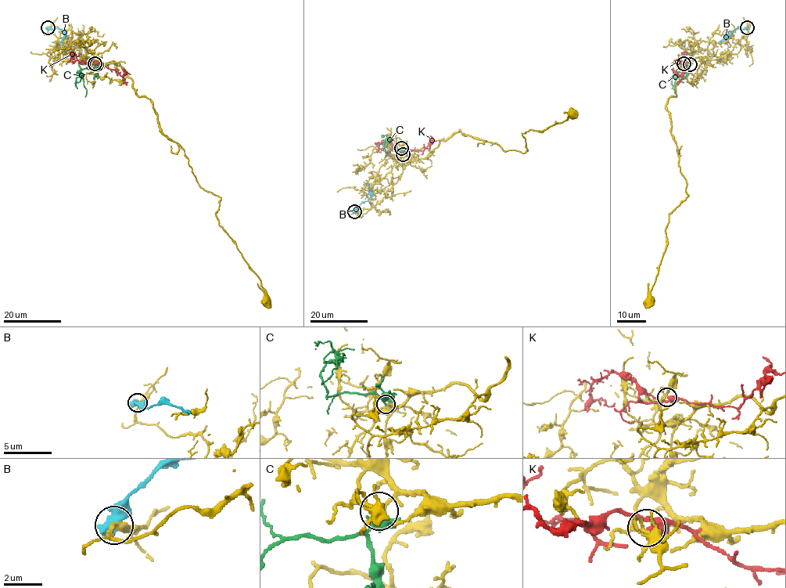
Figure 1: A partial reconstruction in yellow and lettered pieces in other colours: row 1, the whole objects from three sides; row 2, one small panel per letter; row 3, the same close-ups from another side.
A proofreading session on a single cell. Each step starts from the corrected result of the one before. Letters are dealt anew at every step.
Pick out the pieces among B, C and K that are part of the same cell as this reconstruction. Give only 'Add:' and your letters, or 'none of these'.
Add: C

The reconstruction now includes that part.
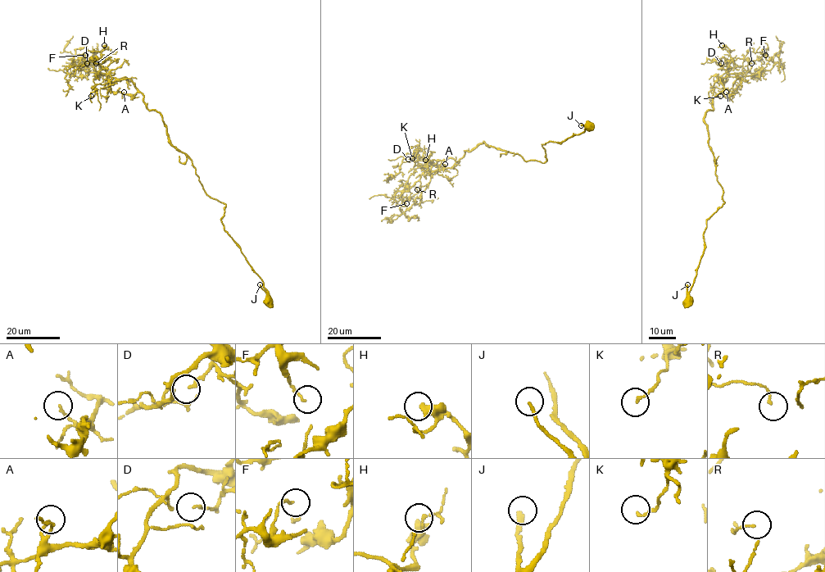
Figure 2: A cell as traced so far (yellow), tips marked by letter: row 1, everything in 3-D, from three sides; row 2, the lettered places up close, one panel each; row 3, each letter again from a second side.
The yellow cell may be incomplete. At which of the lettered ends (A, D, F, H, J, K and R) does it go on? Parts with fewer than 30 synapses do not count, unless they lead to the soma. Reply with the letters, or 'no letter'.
no letter

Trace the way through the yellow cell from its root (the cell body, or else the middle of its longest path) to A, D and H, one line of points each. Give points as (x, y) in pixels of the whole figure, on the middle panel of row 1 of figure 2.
A: (488, 146), (482, 142), (473, 149), (464, 151), (463, 156), (451, 167), (444, 167), (445, 164)
D: (488, 146), (482, 142), (464, 151), (458, 162), (449, 158), (426, 165), (424, 159), (416, 156), (408, 159)
H: (488, 146), (482, 142), (473, 149), (464, 151), (458, 162), (449, 158), (419, 167), (425, 166), (425, 160)

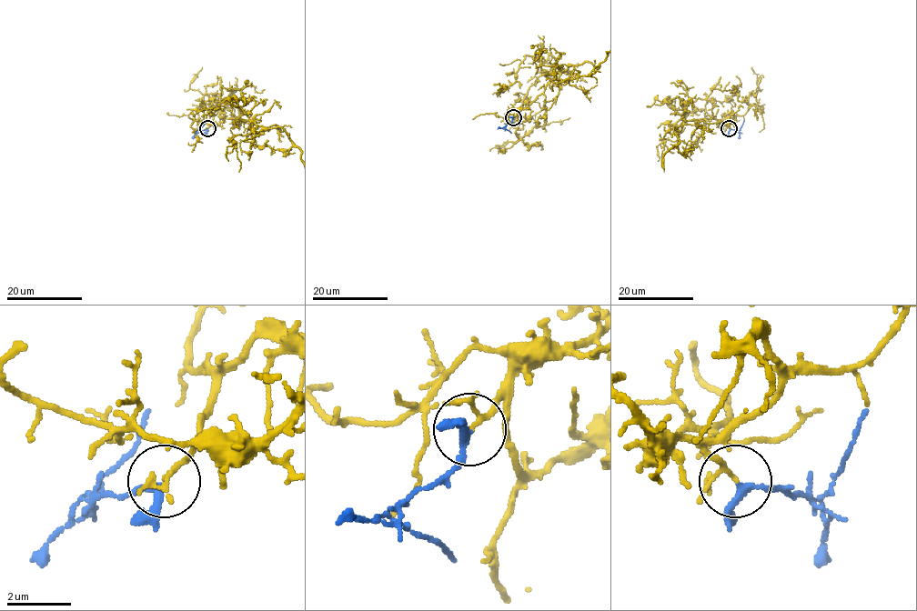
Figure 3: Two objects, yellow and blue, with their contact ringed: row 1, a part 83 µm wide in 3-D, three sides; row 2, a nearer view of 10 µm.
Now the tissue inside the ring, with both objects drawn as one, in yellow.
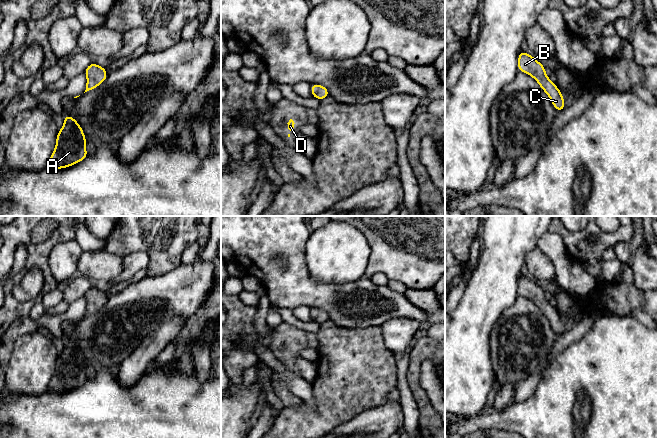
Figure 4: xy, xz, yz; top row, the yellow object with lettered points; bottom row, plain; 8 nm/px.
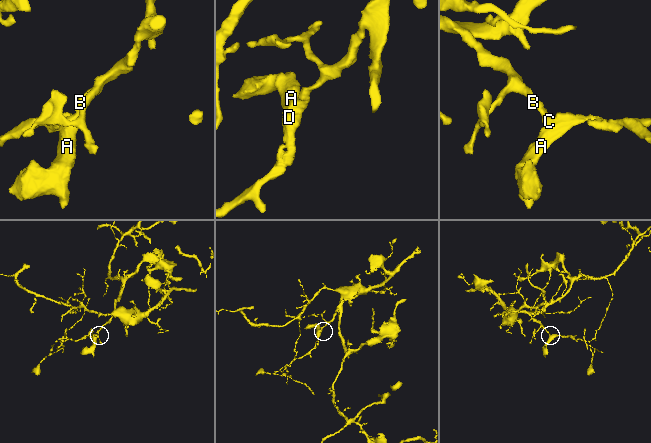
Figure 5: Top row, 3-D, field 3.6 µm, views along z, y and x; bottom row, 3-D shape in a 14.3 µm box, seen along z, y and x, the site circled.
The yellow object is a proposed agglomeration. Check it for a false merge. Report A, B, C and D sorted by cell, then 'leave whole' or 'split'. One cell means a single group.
groups A B C D; leave whole

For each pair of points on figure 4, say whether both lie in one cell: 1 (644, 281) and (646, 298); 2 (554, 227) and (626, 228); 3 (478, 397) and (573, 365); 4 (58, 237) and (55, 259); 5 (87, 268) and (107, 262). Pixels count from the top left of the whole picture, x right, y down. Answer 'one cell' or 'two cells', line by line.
1: two cells
2: one cell
3: two cells
4: two cells
5: one cell

